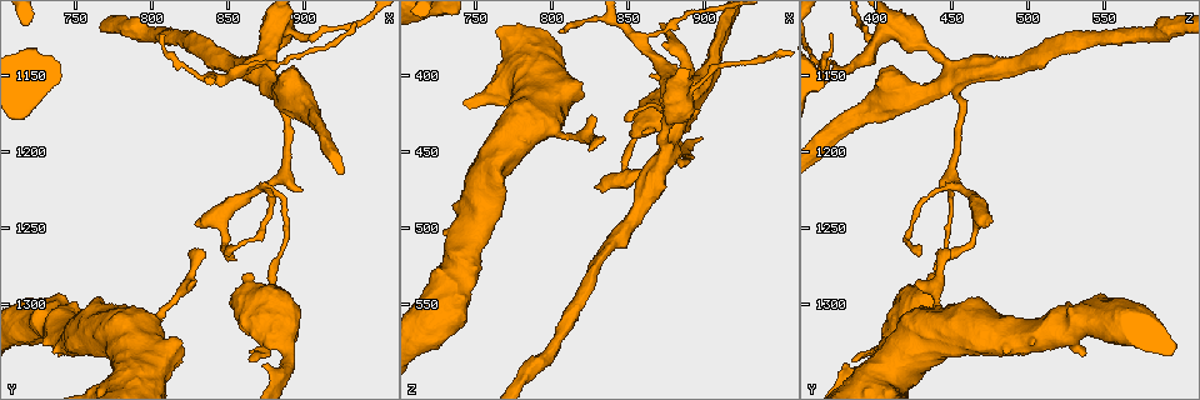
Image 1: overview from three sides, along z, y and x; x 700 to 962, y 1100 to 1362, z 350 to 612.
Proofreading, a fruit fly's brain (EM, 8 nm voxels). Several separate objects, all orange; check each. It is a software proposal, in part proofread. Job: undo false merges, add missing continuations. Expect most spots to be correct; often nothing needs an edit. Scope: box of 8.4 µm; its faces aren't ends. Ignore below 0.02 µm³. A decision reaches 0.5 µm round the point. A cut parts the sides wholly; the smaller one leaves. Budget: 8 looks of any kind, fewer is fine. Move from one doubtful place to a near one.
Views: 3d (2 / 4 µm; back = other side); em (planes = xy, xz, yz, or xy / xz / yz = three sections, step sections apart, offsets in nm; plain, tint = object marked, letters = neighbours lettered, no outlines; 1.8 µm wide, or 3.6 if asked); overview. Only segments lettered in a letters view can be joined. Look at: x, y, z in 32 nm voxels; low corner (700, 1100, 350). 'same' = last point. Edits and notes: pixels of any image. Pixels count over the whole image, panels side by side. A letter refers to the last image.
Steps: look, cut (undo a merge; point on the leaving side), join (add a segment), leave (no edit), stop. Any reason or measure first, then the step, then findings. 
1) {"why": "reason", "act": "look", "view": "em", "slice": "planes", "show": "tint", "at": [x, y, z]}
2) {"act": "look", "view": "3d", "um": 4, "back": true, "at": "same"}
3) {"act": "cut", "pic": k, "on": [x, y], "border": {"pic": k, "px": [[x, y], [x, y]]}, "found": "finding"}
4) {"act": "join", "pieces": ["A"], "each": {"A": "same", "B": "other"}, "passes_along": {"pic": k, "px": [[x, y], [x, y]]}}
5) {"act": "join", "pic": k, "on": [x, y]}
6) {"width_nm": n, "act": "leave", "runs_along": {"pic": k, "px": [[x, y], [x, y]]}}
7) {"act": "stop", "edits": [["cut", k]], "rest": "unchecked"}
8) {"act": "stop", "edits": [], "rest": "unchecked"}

{"why": "branch stops here", "act": "look", "view": "3d", "um": 4, "at": [826, 1268, 448]}

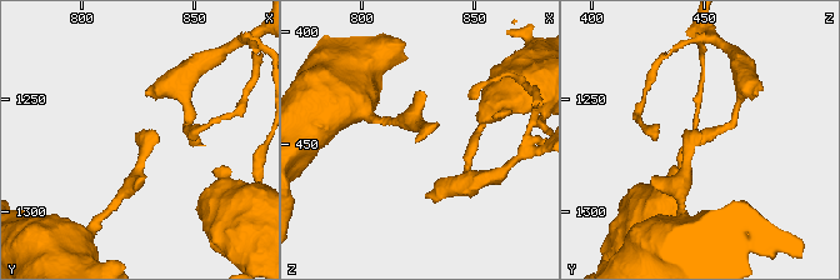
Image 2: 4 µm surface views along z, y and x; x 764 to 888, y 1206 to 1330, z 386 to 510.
{"why": "now the EM", "act": "look", "view": "em", "slice": "planes", "show": "tint", "at": [823, 1267, 448]}

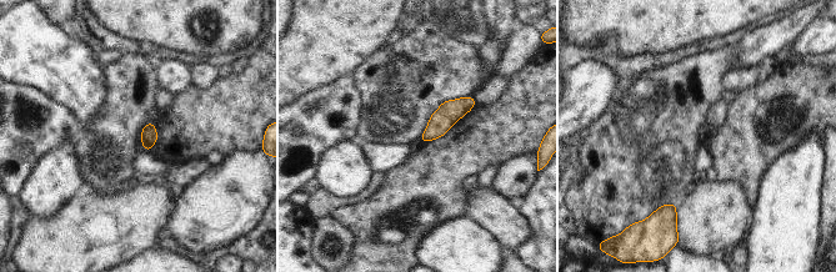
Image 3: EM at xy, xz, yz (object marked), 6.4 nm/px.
{"why": "what lies round it", "act": "look", "view": "em", "slice": "planes", "show": "letters", "at": "same"}

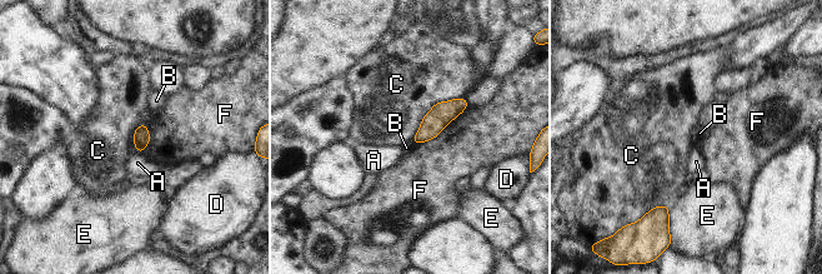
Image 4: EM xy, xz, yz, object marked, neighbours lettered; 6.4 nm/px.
{"longest_contact_nm": ["C", 460], "act": "leave", "each": {"A": "other", "B": "other", "C": "other", "D": "other", "E": "other", "F": "other"}, "border": {"pic": 4, "px": [[464, 96], [437, 101], [411, 142]]}, "found": "none of them fits"}

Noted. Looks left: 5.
{"why": "three-way junction", "act": "look", "view": "3d", "um": 4, "at": [878, 1222, 450]}

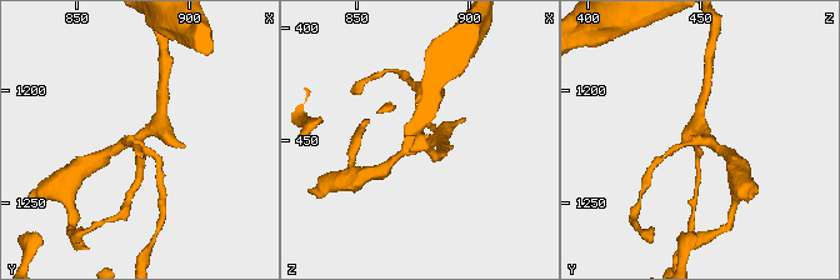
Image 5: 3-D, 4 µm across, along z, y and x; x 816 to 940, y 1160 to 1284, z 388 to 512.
{"act": "look", "view": "em", "um": 3.6, "slice": "xz", "step": 4, "show": "letters", "at": [877, 1224, 449]}

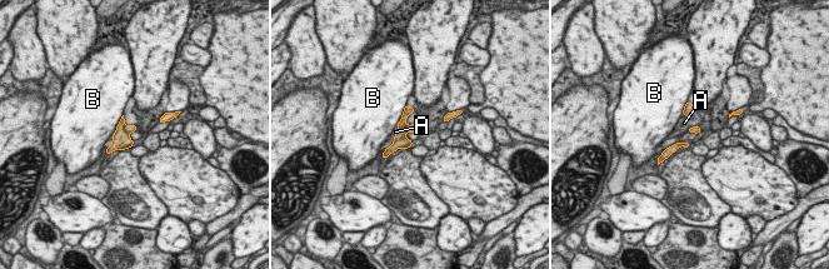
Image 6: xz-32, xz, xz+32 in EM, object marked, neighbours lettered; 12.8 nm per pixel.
{"act": "look", "view": "em", "um": 3.6, "slice": "planes", "show": "letters", "at": "same"}

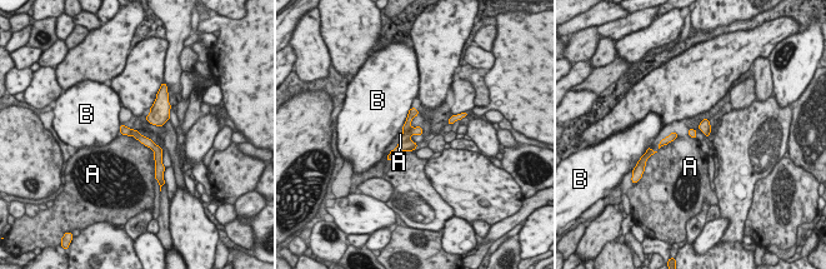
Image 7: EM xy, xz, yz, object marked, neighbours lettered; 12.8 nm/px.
{"act": "cut", "pic": 7, "on": [417, 130], "each": {"A": "other", "B": "other"}, "found": "a second neuron is stuck on"}

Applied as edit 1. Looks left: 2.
{"why": "redraw", "act": "look", "view": "overview"}

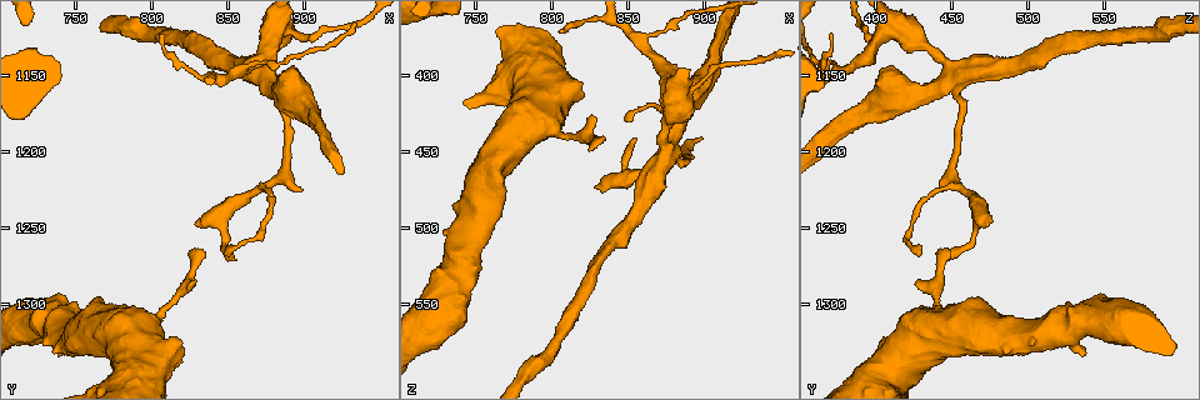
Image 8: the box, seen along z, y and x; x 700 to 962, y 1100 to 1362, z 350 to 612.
{"why": "calibre changes", "act": "look", "view": "em", "slice": "planes", "show": "letters", "at": [872, 1152, 456]}

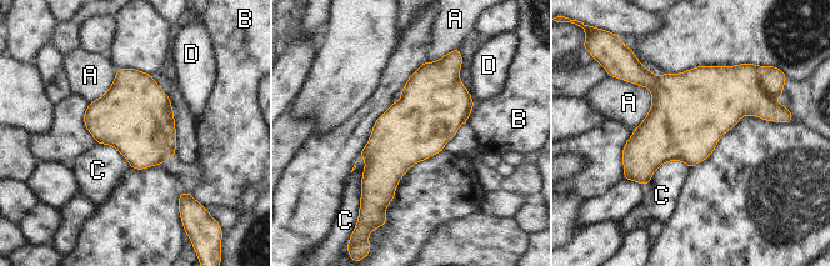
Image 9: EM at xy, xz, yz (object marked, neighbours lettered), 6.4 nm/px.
{"width_nm": 420, "act": "leave", "each": {"A": "other", "B": "other", "C": "other", "D": "other"}, "found": "continuous, no second neuron"}

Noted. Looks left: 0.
{"act": "stop", "edits": [["cut", 7]], "rest": "unchecked"}

